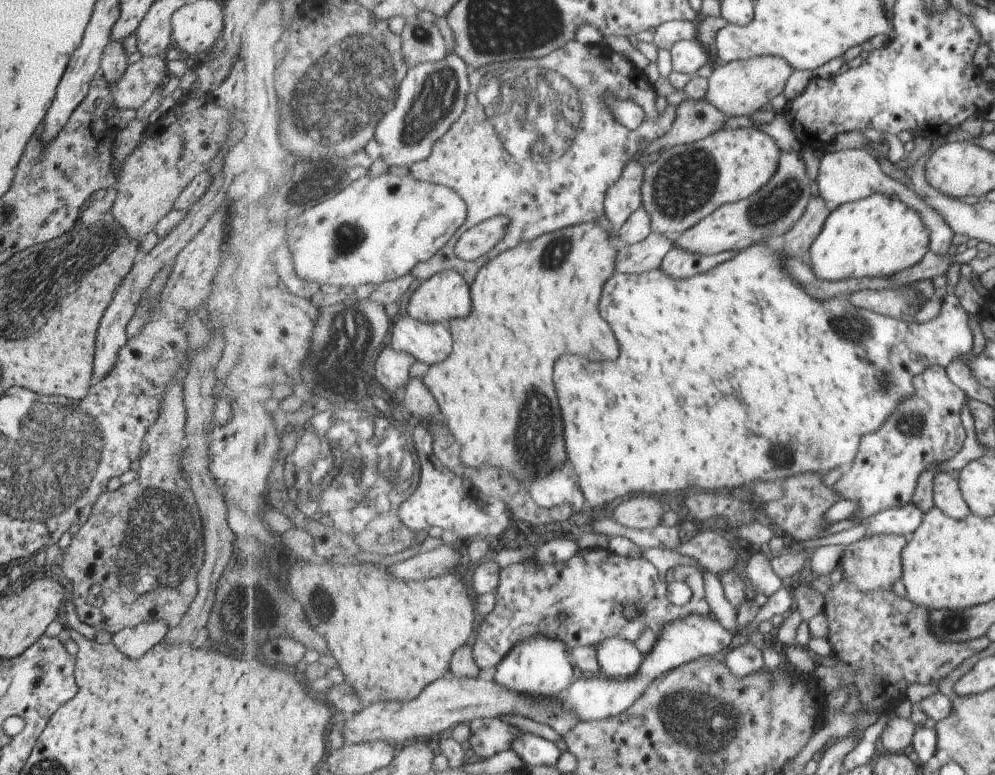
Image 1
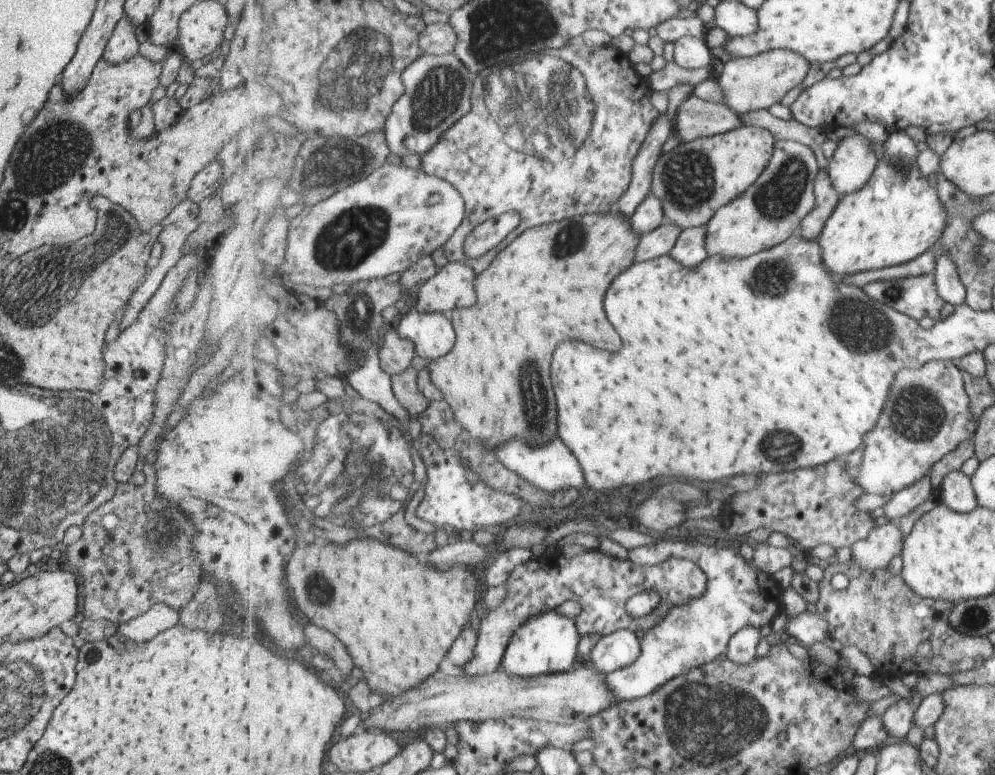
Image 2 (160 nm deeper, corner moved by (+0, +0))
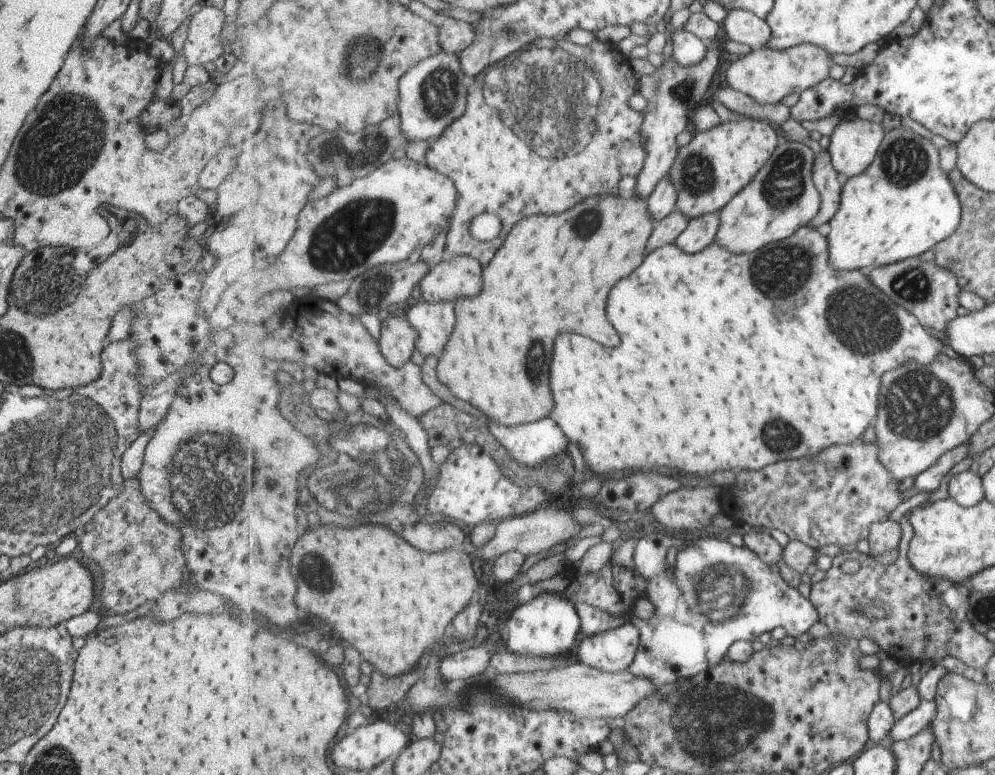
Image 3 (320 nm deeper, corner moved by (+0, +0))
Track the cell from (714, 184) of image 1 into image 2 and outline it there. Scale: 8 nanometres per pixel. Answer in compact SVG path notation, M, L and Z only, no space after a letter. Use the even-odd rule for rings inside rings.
M741 125L720 135L681 142L668 153L661 155L655 168L651 193L662 200L667 221L673 221L684 230L707 226L720 208L739 198L757 182L772 159L775 140L776 137L769 129Z

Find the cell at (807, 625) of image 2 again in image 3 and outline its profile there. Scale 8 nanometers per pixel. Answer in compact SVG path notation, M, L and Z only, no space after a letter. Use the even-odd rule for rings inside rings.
M652 534L636 542L633 562L636 570L648 581L645 596L654 605L655 612L648 619L631 618L631 622L640 628L642 642L636 660L628 670L635 676L649 678L658 689L717 667L737 641L755 642L761 634L773 632L777 626L786 631L787 640L794 640L820 621L817 607L810 597L805 598L799 590L787 586L775 564L767 564L753 550L746 546L733 546L727 540L707 537L684 543L671 534ZM673 546L681 547L680 561L675 570L667 564Z

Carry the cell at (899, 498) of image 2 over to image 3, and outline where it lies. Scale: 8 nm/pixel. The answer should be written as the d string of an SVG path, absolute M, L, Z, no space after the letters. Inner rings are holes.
M967 441L939 456L929 468L915 476L912 487L917 494L934 492L935 488L939 486L940 478L943 478L945 473L951 470L959 460L963 460L967 456L965 448L967 448Z

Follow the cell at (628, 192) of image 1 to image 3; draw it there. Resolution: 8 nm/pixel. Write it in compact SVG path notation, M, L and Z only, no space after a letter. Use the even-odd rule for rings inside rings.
M715 41L708 42L708 45L707 58L703 58L703 60L701 60L699 64L695 64L695 66L681 66L681 64L675 60L674 56L671 56L669 60L664 60L663 58L662 65L656 68L653 73L650 75L643 75L639 79L637 92L648 102L643 110L644 123L641 127L642 140L644 141L644 147L648 151L648 158L645 161L643 170L636 178L635 194L646 200L653 194L653 191L656 191L657 186L669 175L673 164L675 164L677 154L680 152L680 148L677 146L677 136L679 136L683 130L691 127L691 114L695 112L695 108L697 108L699 104L710 102L712 96L711 92L714 88L711 82L713 82L713 76L715 76L717 68L719 68L719 56L721 56L723 44Z

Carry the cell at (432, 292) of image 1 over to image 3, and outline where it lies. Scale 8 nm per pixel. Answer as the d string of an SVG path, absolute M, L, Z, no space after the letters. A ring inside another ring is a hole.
M474 256L445 257L424 276L420 286L428 303L477 296L484 290L484 267Z

